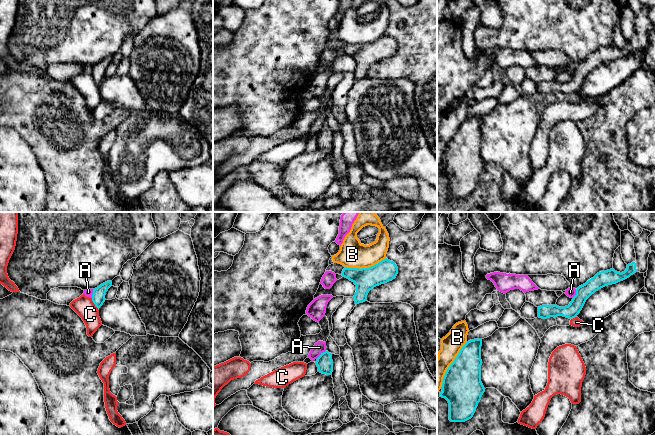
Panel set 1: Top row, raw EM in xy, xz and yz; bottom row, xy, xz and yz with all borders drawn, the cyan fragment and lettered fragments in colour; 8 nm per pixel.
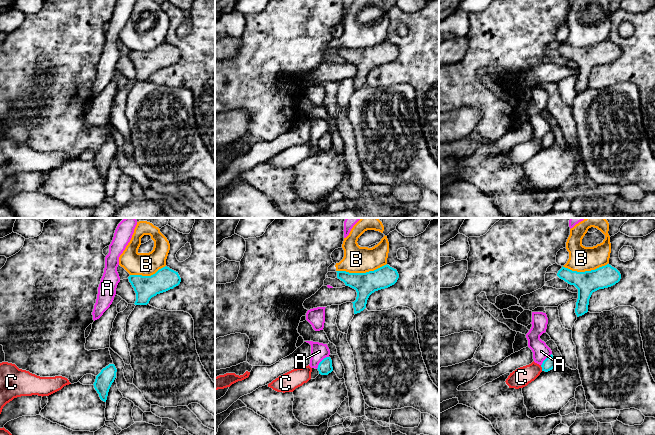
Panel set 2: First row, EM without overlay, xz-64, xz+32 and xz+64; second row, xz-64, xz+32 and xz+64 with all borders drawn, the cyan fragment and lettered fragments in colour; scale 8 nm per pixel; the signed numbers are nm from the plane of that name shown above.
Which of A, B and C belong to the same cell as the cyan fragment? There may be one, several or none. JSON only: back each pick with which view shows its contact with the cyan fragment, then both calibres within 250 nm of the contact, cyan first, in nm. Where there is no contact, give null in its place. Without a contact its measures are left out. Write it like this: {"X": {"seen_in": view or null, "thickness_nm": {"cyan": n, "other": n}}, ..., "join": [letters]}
{"join": []}

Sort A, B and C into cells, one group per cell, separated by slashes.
A / B / C

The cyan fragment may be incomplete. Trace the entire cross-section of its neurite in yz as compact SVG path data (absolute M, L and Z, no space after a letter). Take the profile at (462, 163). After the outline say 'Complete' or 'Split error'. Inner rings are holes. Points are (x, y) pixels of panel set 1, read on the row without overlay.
M482 115L466 118L447 145L440 173L449 179L449 196L465 198L471 195L485 164L481 158Z. Complete

